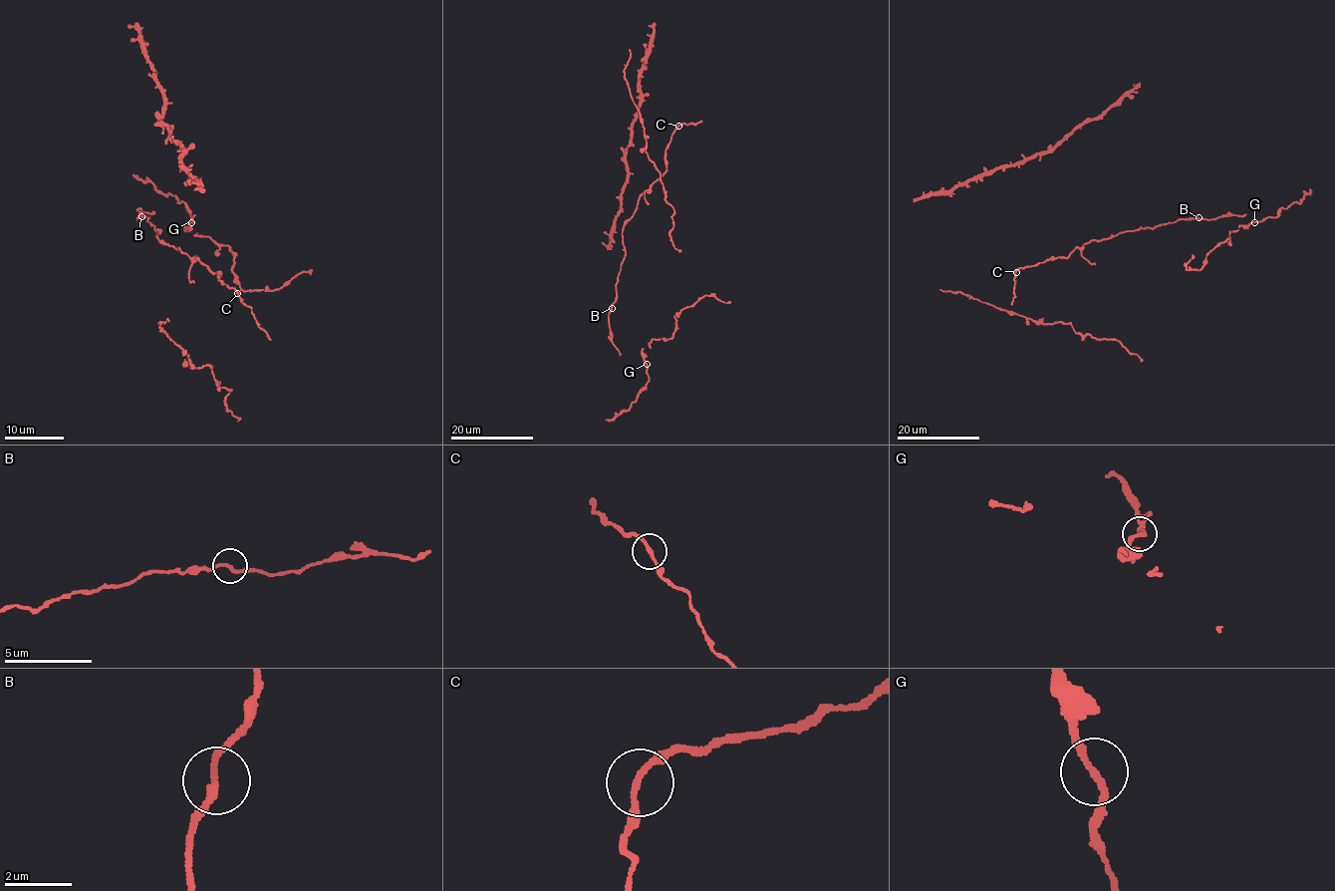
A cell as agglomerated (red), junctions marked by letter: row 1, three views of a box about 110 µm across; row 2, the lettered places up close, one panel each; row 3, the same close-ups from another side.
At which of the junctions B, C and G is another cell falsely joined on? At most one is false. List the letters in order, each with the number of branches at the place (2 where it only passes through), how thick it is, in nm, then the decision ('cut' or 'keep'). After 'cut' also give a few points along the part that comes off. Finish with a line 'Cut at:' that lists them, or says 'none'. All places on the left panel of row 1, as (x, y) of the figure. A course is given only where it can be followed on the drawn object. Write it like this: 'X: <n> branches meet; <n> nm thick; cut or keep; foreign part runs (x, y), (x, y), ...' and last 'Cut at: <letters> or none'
B: 2 branches meet; 190 nm thick; keep
C: 2 branches meet; 180 nm thick; keep
G: 2 branches meet; 190 nm thick; cut; foreign part runs (191, 222), (194, 214), (190, 214), (182, 201), (179, 203), (169, 194), (157, 191), (150, 182), (133, 174)
Cut at: G

